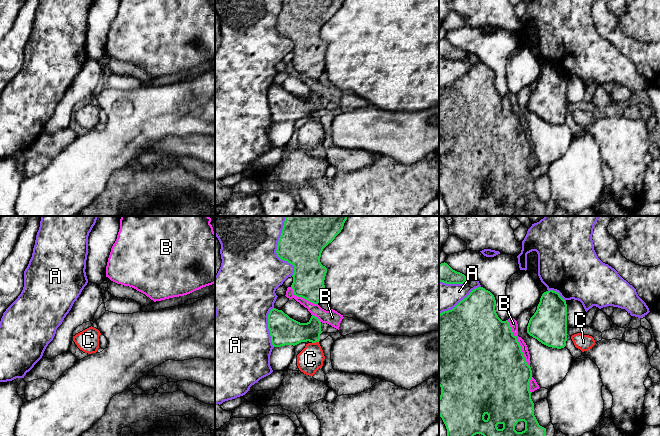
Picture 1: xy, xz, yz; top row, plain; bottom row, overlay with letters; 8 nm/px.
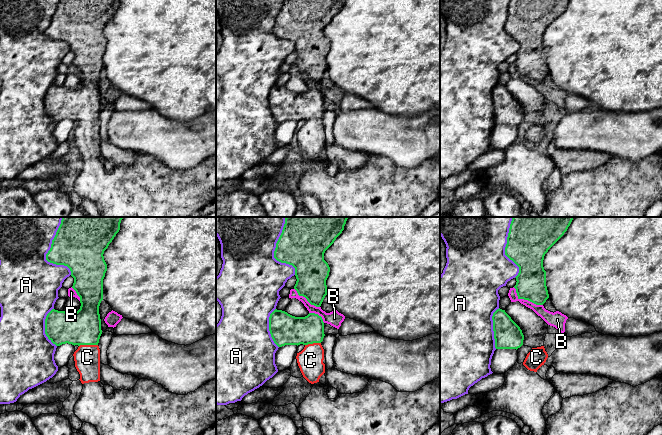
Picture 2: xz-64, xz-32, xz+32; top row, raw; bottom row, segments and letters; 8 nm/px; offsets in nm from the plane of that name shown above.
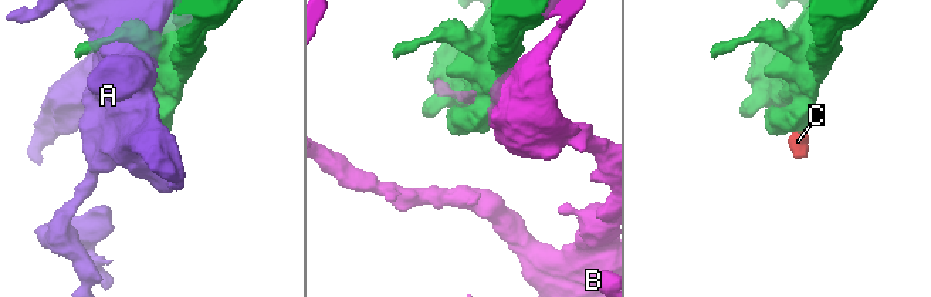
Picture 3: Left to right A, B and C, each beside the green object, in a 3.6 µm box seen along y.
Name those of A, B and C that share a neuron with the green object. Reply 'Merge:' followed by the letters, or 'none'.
Merge: C

